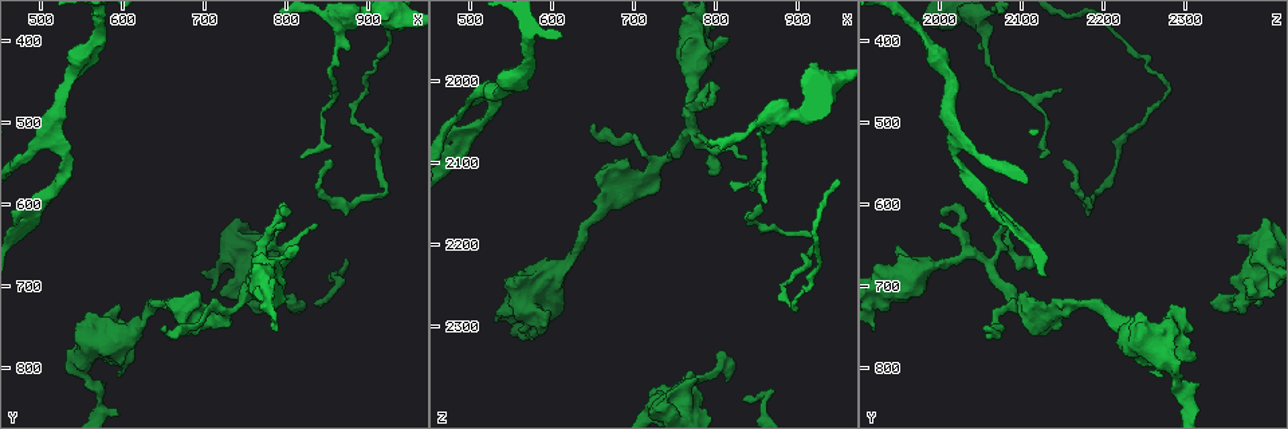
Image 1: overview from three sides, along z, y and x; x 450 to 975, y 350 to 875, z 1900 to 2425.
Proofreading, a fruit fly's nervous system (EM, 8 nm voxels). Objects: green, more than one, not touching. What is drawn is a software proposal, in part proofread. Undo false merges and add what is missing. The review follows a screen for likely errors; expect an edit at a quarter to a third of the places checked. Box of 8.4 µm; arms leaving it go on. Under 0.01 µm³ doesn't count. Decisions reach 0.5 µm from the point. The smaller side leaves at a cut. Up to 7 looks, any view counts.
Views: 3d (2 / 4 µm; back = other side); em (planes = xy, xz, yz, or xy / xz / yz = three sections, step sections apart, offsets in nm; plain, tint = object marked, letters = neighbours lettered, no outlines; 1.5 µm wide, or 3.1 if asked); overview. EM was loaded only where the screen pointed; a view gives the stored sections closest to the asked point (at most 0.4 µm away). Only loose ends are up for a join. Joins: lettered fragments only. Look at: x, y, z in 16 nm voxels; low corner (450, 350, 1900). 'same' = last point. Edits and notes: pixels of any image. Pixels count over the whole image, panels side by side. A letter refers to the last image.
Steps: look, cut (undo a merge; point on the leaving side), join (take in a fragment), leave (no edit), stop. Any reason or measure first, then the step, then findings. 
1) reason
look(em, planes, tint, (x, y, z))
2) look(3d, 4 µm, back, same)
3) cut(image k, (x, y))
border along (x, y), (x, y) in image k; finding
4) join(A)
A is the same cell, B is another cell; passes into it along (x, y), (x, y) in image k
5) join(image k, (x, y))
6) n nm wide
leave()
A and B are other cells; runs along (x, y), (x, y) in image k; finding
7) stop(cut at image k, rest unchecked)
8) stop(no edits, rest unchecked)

free end
look(em, planes, letters, (610, 790, 2275))

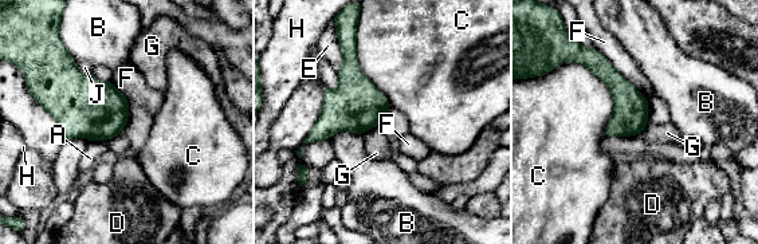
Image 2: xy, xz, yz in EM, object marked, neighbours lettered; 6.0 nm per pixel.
leave()
A, B, C, D, E, F, G, H and J are other cells; no lettered fragment goes on from it

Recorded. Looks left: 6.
thin end
look(em, planes, plain, (820, 730, 2365))

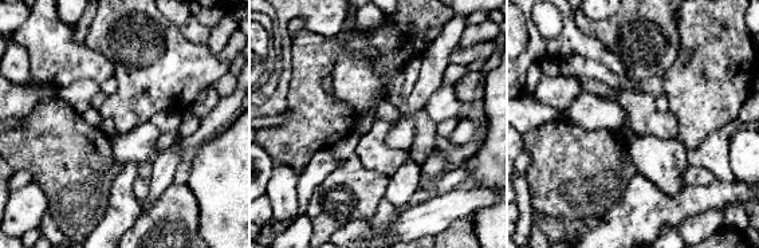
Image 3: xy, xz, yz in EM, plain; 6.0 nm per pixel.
see the neighbours
look(em, planes, letters, same)

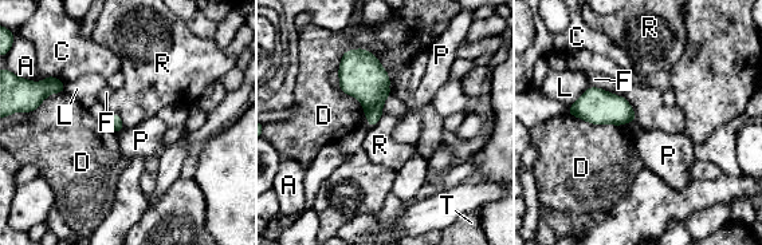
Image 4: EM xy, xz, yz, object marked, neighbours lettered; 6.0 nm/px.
leave()
A, C, D, F, L, P, R and T are other cells; no lettered fragment goes on from it

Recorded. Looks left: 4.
branch stops here
look(em, yz, step 8, letters, (815, 650, 1945))

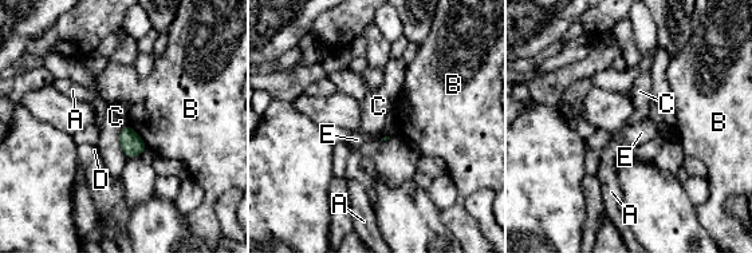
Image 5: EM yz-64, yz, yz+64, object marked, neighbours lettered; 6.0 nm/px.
leave()
A, B, C, D and E are other cells; border along (126, 123), (119, 134), (126, 157) in image 5; no lettered fragment goes on from it

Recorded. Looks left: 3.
stop(no edits, rest unchecked)

